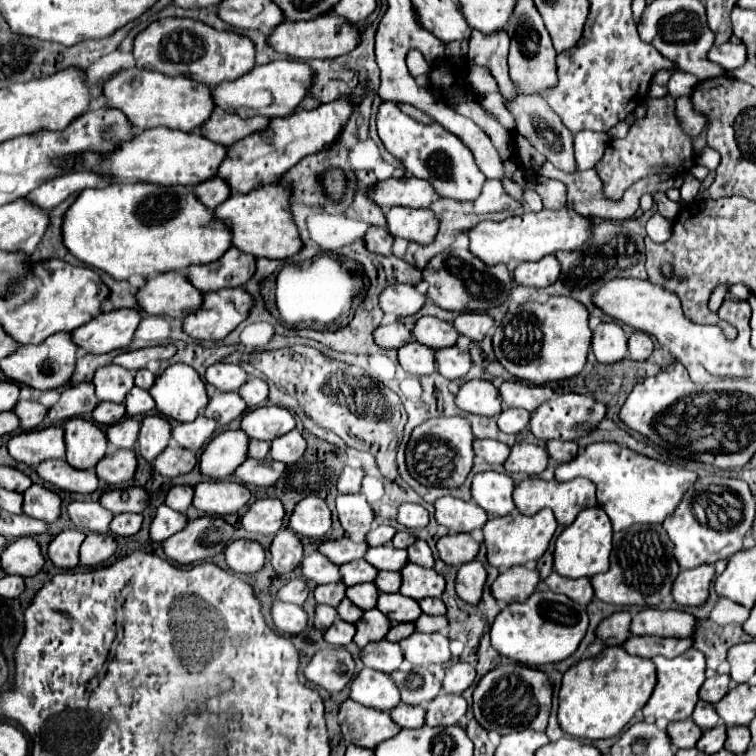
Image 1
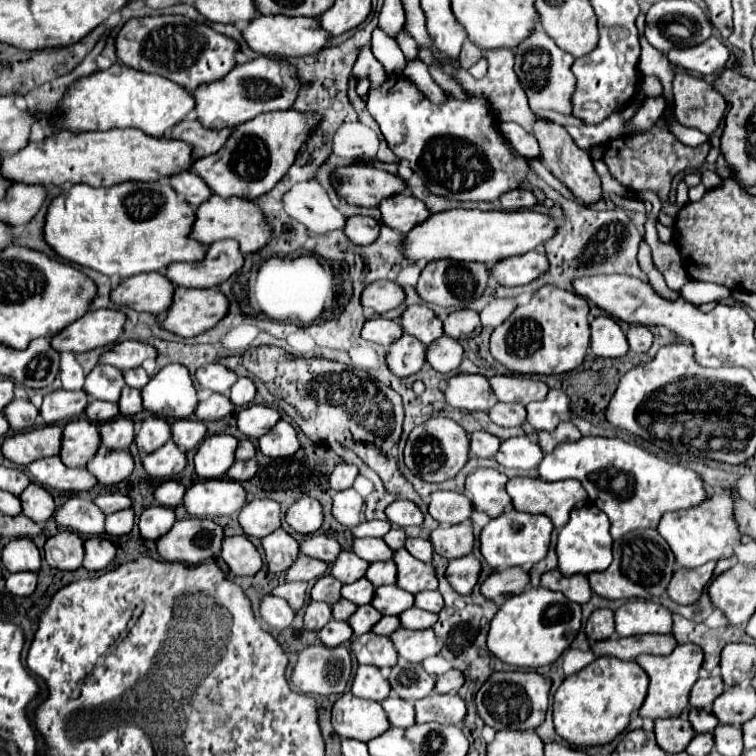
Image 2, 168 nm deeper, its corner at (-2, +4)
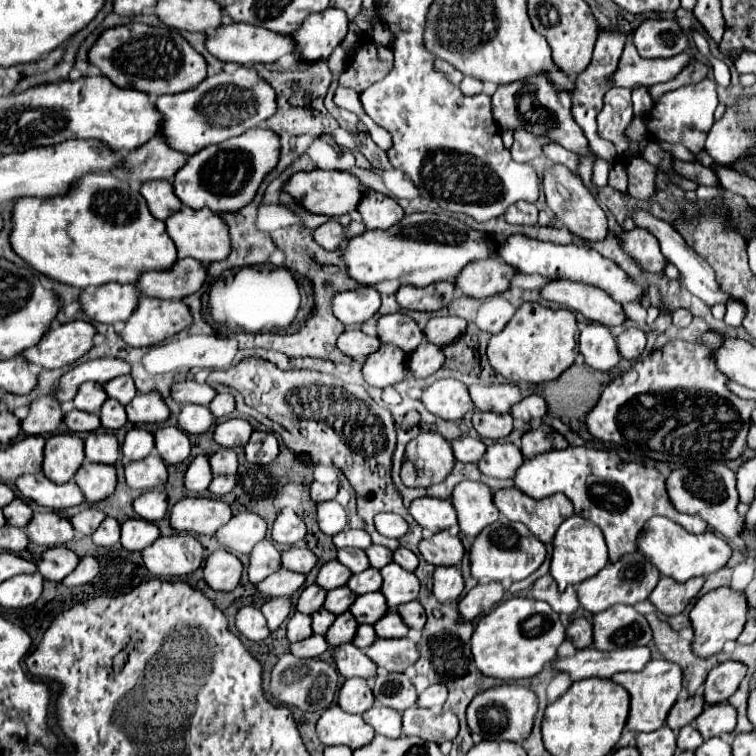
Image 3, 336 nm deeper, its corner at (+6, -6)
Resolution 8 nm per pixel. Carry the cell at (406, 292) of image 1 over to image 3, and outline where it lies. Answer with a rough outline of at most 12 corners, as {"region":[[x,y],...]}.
{"region":[[374,287],[334,297],[334,315],[344,325],[368,321],[380,309]]}

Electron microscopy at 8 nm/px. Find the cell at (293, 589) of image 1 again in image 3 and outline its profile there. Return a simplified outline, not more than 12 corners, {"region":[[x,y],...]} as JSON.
{"region":[[272,597],[262,605],[270,631],[276,631],[292,609],[290,597]]}

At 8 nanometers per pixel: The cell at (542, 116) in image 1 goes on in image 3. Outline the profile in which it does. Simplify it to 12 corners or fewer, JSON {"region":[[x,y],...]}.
{"region":[[560,163],[544,169],[546,203],[574,235],[602,241],[606,213]]}

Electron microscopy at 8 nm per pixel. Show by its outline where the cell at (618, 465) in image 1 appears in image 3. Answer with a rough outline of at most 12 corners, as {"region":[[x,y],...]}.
{"region":[[568,447],[526,459],[514,481],[534,499],[564,493],[602,529],[612,563],[646,519],[690,533],[666,477],[616,453]]}

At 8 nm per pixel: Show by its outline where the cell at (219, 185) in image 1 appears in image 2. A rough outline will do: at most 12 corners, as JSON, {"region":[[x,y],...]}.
{"region":[[194,171],[176,173],[170,185],[196,209],[210,197]]}

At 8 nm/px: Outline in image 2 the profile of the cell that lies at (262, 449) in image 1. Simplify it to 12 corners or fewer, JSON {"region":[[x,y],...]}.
{"region":[[242,439],[236,459],[254,459],[256,447],[250,439]]}

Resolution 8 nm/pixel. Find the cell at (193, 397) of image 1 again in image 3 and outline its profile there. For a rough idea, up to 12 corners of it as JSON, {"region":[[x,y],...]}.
{"region":[[158,391],[126,405],[130,423],[164,423],[170,409]]}

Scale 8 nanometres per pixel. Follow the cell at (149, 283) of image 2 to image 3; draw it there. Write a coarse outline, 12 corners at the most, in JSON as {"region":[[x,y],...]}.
{"region":[[106,283],[80,305],[92,321],[120,327],[138,307],[134,285]]}

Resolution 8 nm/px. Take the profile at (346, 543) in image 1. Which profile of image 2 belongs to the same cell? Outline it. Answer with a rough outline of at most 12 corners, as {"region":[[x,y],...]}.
{"region":[[324,533],[308,535],[300,553],[332,563],[340,543]]}

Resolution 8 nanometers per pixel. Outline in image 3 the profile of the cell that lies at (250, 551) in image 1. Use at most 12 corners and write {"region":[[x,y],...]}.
{"region":[[214,551],[204,579],[216,591],[232,591],[244,573],[230,551]]}

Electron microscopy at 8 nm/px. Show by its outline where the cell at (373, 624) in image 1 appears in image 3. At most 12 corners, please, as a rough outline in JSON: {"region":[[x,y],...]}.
{"region":[[346,611],[324,637],[330,647],[352,643],[358,621]]}

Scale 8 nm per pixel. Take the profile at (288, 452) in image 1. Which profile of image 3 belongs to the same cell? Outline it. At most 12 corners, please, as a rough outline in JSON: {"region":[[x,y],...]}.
{"region":[[254,431],[246,461],[272,463],[280,453],[272,431]]}

